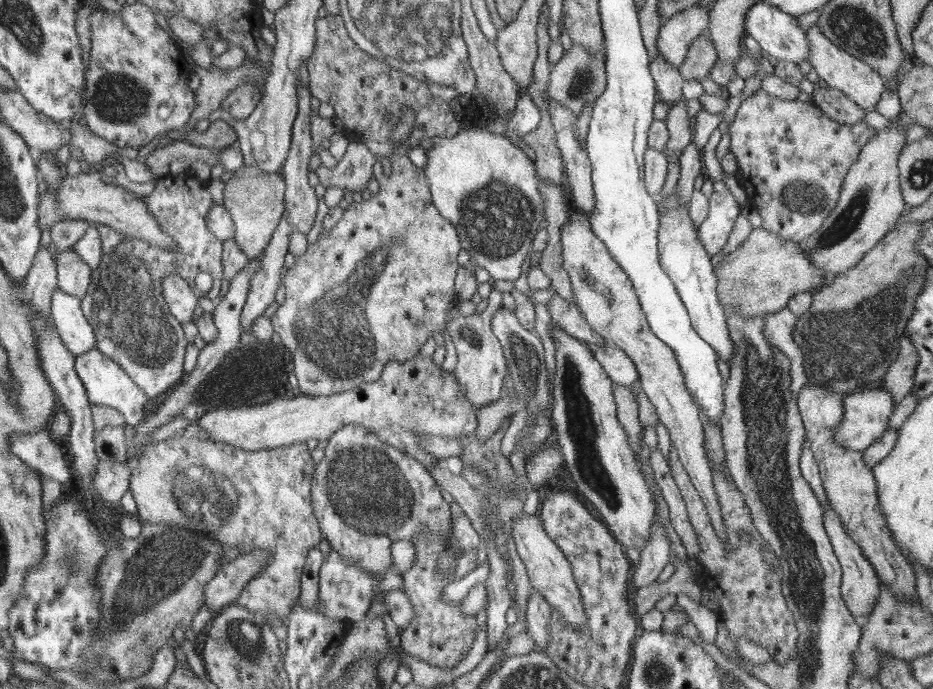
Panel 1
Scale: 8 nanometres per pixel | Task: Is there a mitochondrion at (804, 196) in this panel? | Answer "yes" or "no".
yes

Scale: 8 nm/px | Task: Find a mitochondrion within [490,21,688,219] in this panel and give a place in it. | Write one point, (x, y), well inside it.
(582, 85)

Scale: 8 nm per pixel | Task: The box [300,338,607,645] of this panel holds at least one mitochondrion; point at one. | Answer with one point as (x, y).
(369, 492)

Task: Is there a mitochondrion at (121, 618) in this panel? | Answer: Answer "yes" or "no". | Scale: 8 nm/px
yes

